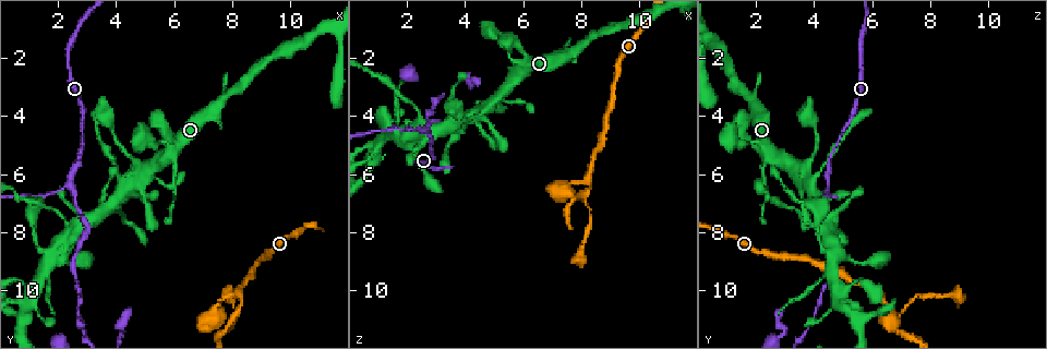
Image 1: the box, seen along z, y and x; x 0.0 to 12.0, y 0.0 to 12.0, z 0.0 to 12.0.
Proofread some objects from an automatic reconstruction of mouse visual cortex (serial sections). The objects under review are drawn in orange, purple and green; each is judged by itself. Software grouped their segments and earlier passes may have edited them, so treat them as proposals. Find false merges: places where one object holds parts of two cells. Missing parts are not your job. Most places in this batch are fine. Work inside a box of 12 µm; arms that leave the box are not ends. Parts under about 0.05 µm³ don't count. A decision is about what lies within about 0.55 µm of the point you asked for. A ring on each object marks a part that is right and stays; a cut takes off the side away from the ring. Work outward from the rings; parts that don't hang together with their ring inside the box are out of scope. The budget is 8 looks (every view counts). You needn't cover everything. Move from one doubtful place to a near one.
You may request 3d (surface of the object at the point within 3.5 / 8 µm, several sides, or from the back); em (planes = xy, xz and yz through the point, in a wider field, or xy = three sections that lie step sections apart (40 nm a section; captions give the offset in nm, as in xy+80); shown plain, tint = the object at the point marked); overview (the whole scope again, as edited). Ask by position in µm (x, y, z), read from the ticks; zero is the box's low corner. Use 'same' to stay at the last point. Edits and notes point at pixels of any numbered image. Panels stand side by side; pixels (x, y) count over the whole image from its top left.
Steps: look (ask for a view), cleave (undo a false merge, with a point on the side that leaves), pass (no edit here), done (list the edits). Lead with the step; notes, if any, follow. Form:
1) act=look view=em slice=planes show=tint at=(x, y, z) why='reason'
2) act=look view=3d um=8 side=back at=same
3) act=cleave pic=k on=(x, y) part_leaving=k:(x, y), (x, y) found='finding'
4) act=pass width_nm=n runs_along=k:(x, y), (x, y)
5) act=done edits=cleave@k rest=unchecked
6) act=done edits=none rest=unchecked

act=look view=em slice=xy step=1 show=tint at=(2.5, 6.1, 4.5) why='three-way junction'

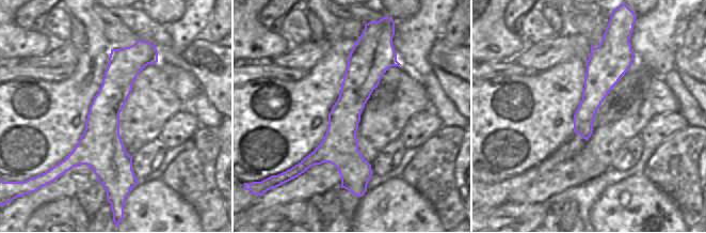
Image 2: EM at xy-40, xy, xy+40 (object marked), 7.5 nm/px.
act=look view=3d um=3.5 side=back at=same why='wider look'

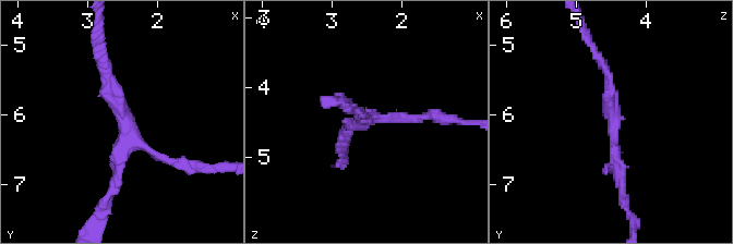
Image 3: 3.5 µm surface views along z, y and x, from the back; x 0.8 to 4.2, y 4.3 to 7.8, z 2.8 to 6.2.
act=pass width_nm=260 runs_along=3:(599, 59), (608, 76), (622, 193) found='continuous, no second cell'

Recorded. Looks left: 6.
act=look view=3d um=8 at=(2.9, 7.8, 4.2) why='abrupt turn'

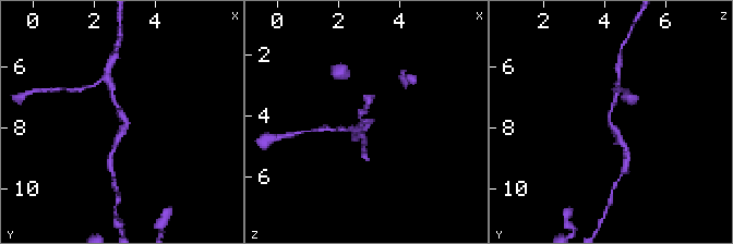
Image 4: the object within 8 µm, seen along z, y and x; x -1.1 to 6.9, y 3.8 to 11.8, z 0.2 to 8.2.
act=look view=em slice=planes show=tint at=(2.9, 7.8, 4.2) arm_widths_nm=150,200

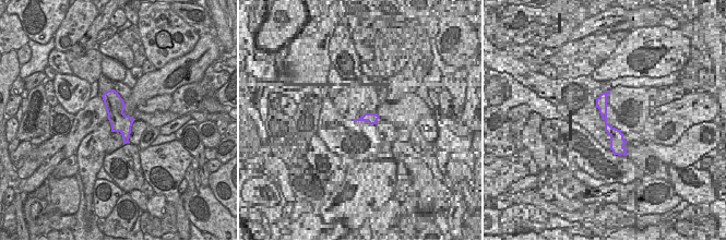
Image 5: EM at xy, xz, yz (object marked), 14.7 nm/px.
act=pass runs_along=4:(616, 95), (610, 121), (624, 146) found='one cell here'

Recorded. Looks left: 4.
act=look view=3d um=3.5 at=(8.3, 10.1, 6.3) why='thick turns thin'

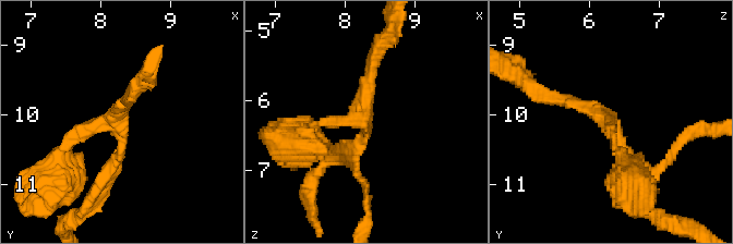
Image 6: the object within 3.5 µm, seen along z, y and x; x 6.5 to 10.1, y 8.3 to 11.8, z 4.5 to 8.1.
act=look view=em slice=xy step=5 show=tint at=(8.20, 10.10, 6.20) arms=3 arm_widths_nm=150,200,200

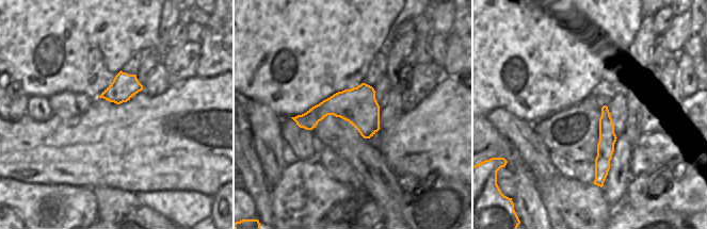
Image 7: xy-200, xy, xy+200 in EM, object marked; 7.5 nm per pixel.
act=pass width_nm=280 runs_along=6:(374, 55), (364, 113), (304, 133) found='all the same cell'

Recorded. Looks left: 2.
act=done edits=none rest=unchecked

